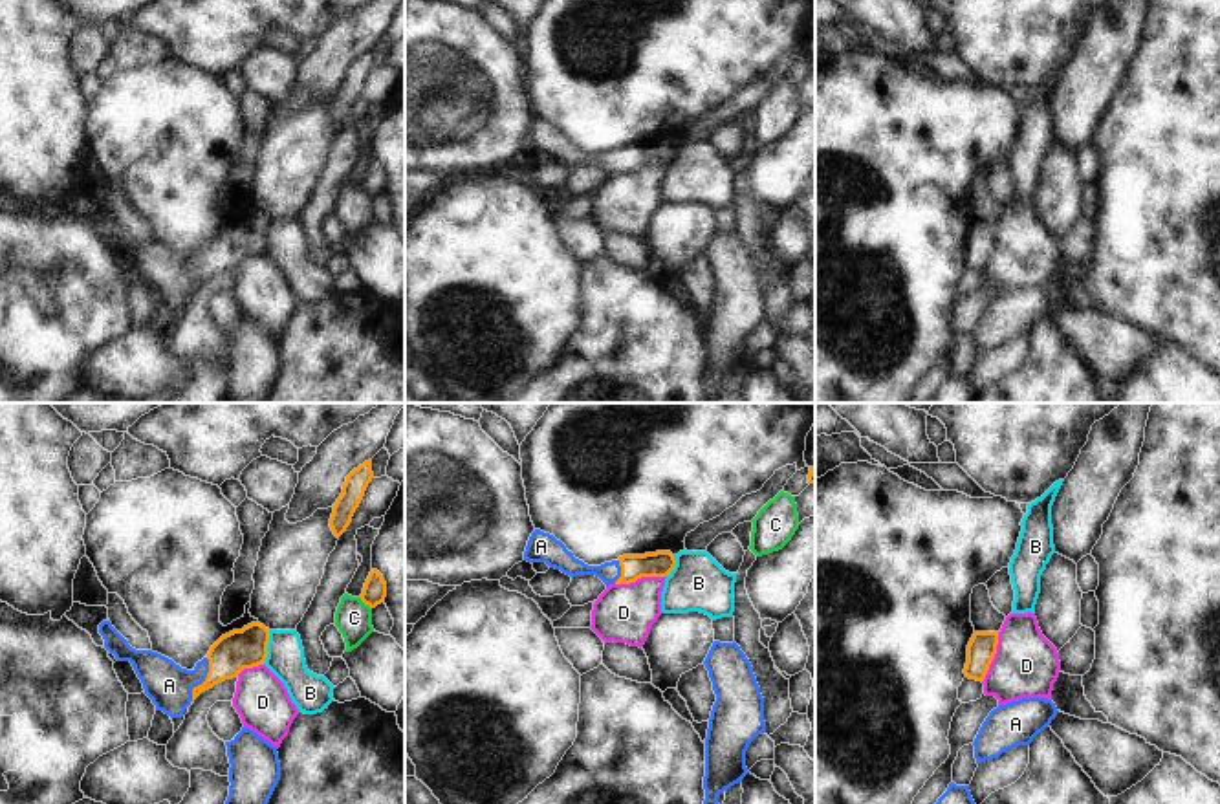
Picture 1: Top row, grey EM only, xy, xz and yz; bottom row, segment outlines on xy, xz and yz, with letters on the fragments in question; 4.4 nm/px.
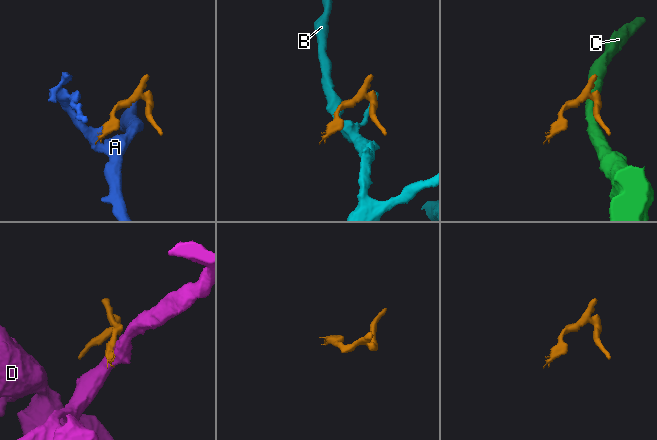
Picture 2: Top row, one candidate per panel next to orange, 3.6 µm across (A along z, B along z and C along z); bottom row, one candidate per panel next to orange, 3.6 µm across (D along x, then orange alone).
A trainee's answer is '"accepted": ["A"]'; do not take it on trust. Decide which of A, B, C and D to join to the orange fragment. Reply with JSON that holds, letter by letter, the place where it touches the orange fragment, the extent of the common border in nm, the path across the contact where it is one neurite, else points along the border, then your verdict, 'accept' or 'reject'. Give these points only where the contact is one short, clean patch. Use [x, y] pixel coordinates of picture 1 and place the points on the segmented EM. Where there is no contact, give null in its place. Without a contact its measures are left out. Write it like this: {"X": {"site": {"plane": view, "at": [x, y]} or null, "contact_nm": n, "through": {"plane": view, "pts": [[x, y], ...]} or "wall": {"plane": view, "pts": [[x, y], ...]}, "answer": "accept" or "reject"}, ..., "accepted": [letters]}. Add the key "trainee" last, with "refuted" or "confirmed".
{"A": {"site": {"plane": "xy", "at": [204, 682]}, "contact_nm": 220, "through": {"plane": "xy", "pts": [[242, 649], [235, 651], [204, 682], [169, 685]]}, "answer": "accept"}, "B": {"site": {"plane": "xy", "at": [266, 647]}, "contact_nm": 160, "wall": {"plane": "xy", "pts": [[270, 630], [262, 663]]}, "answer": "reject"}, "C": {"site": {"plane": "xy", "at": [365, 603]}, "contact_nm": 80, "answer": "reject"}, "D": {"site": {"plane": "xz", "at": [640, 577]}, "contact_nm": 240, "wall": {"plane": "xz", "pts": [[665, 575], [642, 575], [629, 583], [614, 583]]}, "answer": "reject"}, "accepted": ["A"], "trainee": "confirmed"}

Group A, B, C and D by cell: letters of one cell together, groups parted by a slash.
A / B / C / D

